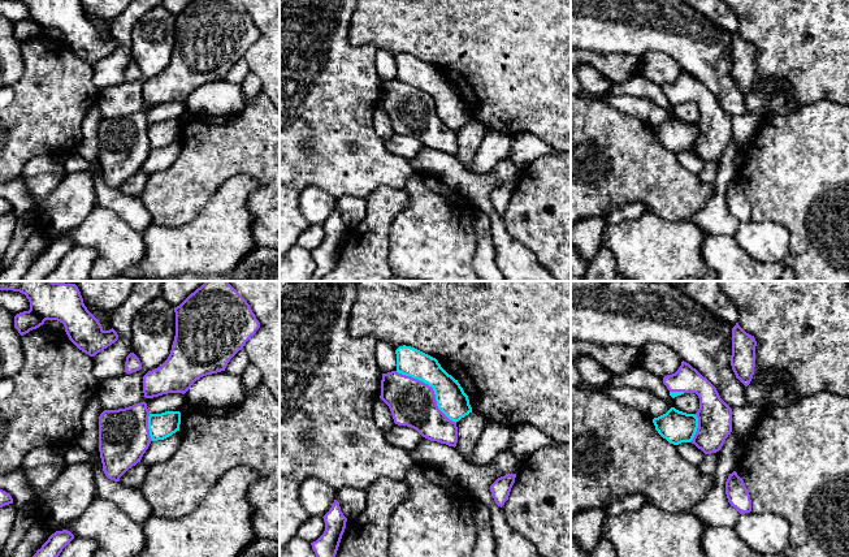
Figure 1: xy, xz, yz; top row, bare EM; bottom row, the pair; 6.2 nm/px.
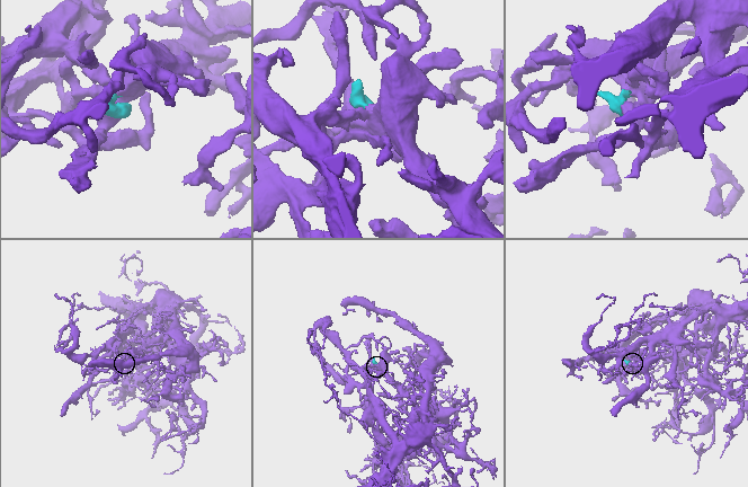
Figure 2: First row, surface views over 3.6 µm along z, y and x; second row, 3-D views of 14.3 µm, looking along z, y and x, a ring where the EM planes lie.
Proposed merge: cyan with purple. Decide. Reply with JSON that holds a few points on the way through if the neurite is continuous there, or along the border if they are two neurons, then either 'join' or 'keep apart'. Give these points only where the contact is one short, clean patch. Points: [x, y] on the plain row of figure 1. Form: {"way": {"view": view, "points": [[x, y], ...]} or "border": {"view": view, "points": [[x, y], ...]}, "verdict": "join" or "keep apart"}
{"verdict": "join"}

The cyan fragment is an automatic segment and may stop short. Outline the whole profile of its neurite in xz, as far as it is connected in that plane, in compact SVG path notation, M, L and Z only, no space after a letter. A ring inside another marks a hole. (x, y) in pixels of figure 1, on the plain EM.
M399 55L395 59L397 78L382 82L380 107L389 115L394 131L416 138L423 146L456 155L456 131L472 121L468 104L438 69L415 56Z

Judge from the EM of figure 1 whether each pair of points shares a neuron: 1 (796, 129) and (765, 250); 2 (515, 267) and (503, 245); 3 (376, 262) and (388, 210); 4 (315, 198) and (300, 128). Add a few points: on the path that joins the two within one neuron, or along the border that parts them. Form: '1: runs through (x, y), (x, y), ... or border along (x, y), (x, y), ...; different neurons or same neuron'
1: border along (750, 220), (780, 223), (789, 234), (789, 247); different neurons
2: runs through (515, 262), (509, 250); same neuron
3: runs through (376, 249), (377, 223); same neuron
4: border along (299, 190), (319, 188), (336, 198); different neurons

